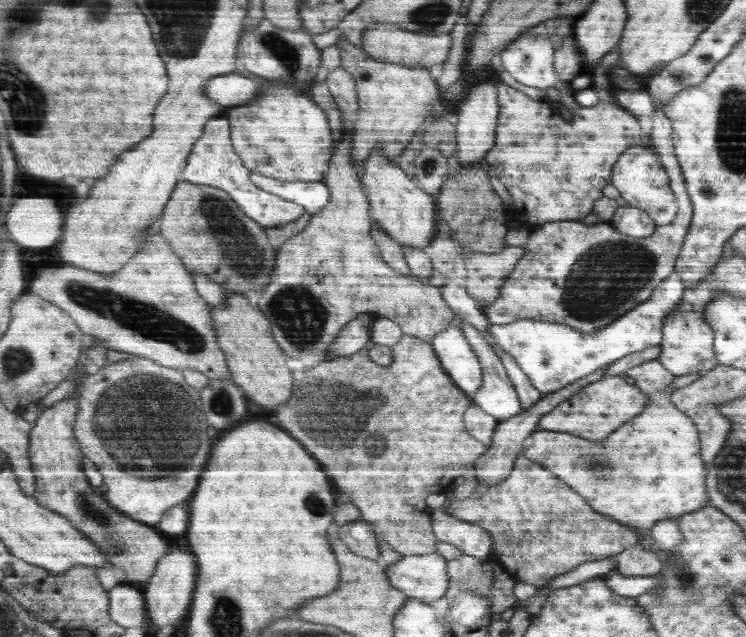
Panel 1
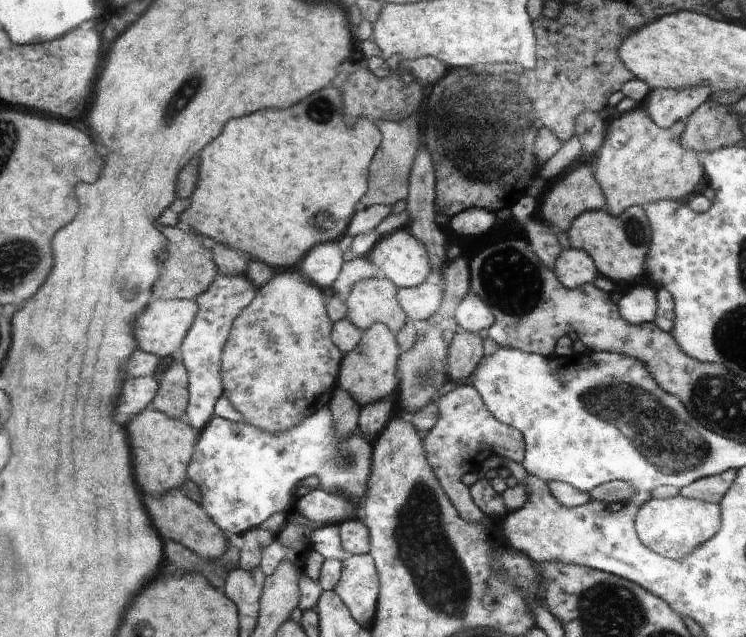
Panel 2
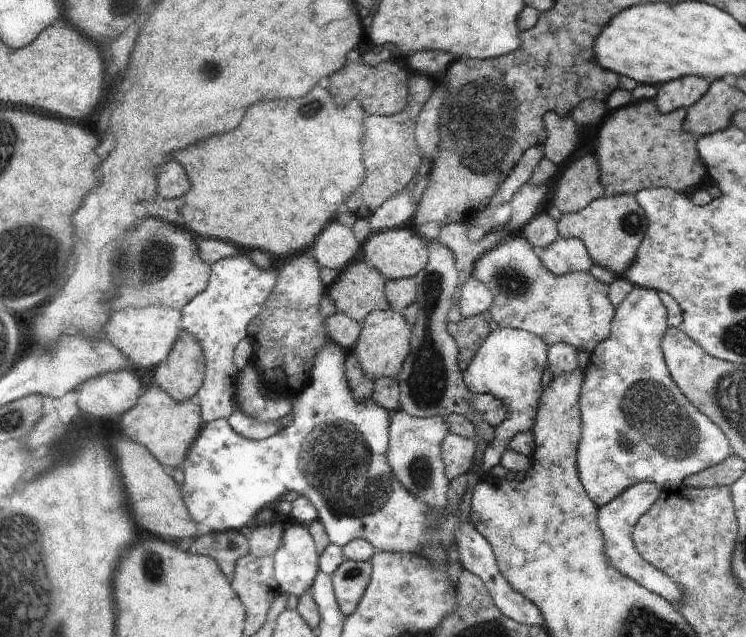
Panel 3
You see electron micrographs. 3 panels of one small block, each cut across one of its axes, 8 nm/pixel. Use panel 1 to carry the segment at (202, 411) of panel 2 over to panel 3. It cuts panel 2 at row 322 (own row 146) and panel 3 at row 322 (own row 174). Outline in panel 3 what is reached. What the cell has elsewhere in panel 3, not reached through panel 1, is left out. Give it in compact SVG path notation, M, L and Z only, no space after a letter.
M231 256L223 258L212 265L211 282L207 289L200 293L181 310L182 329L195 334L201 343L206 355L206 380L194 398L203 410L204 422L226 419L235 412L236 402L236 365L234 364L234 350L241 340L250 335L250 324L255 317L260 316L266 299L274 292L275 282L279 273L276 269L261 269L248 256Z

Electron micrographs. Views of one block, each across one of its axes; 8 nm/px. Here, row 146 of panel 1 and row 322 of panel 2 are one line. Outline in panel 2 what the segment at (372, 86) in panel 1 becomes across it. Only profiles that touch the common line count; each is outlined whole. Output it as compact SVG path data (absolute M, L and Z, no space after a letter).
M365 278L346 298L347 317L364 332L376 322L398 332L409 320L400 306L398 294L399 287L389 278Z

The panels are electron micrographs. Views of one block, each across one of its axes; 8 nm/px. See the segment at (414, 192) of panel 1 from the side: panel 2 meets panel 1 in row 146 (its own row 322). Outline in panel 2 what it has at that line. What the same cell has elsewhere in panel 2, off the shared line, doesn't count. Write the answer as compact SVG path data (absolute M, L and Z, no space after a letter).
M382 322L372 324L371 328L363 333L362 342L343 360L342 372L339 376L339 385L353 396L362 407L373 402L382 401L390 396L396 386L396 362L398 362L398 346L394 334Z

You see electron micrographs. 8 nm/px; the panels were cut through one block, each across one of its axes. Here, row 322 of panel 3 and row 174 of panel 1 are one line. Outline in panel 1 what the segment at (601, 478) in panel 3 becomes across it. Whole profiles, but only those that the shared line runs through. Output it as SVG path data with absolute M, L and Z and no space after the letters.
M633 144L619 156L610 174L610 183L620 196L634 206L647 212L656 227L672 223L679 210L679 201L671 188L671 179L654 147Z

